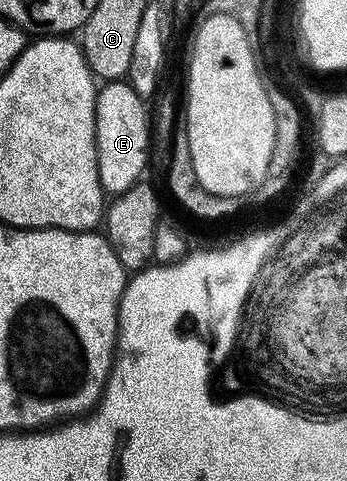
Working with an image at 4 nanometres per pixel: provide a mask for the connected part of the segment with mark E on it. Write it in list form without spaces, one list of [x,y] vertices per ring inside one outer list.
[[[128,81],[104,83],[97,92],[95,128],[97,129],[97,167],[101,188],[109,196],[127,192],[127,188],[142,181],[144,174],[141,173],[147,170],[151,114],[147,109],[146,99],[139,97]]]

